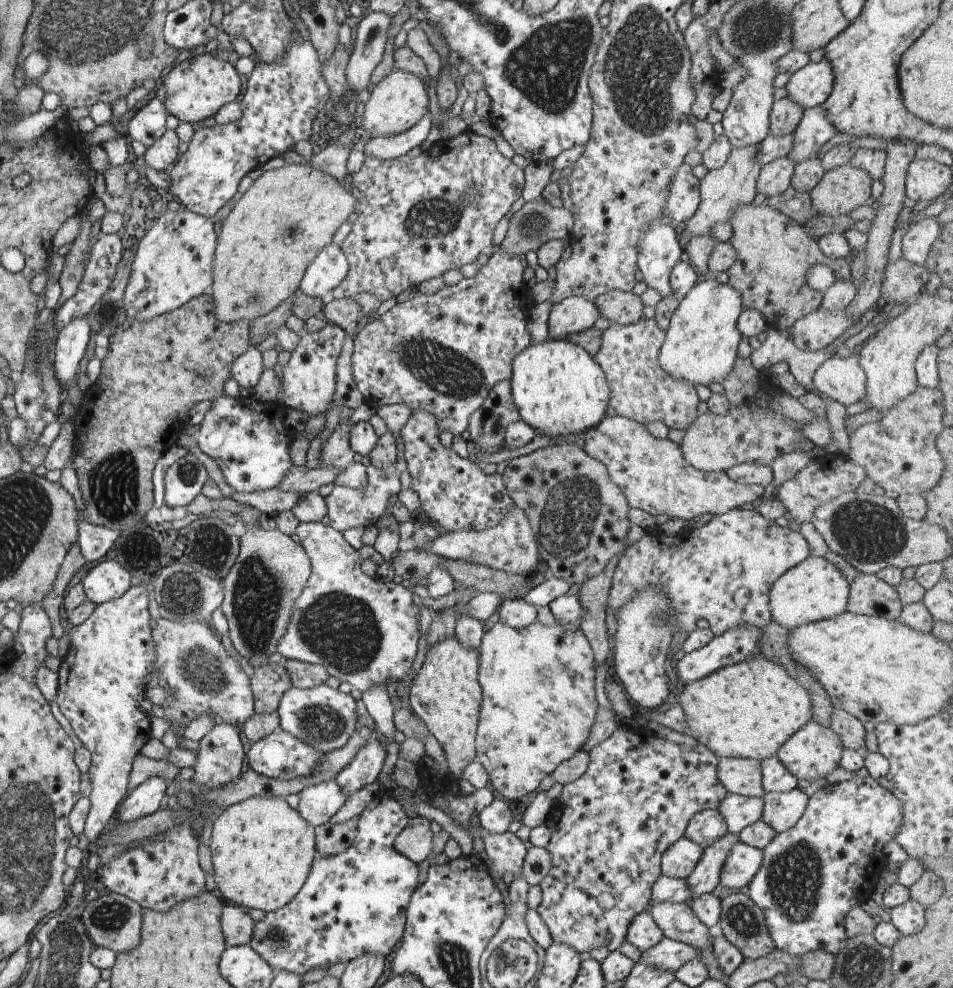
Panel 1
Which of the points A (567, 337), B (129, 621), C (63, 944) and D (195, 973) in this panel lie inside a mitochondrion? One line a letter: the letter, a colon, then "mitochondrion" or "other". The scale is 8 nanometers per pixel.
A: other
B: other
C: mitochondrion
D: other

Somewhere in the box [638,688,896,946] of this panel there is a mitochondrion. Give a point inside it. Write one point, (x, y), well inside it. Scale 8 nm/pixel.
(795, 877)

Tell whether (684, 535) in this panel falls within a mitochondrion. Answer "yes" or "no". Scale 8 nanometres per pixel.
no

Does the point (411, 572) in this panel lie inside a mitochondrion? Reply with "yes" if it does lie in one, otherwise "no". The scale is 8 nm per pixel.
no

